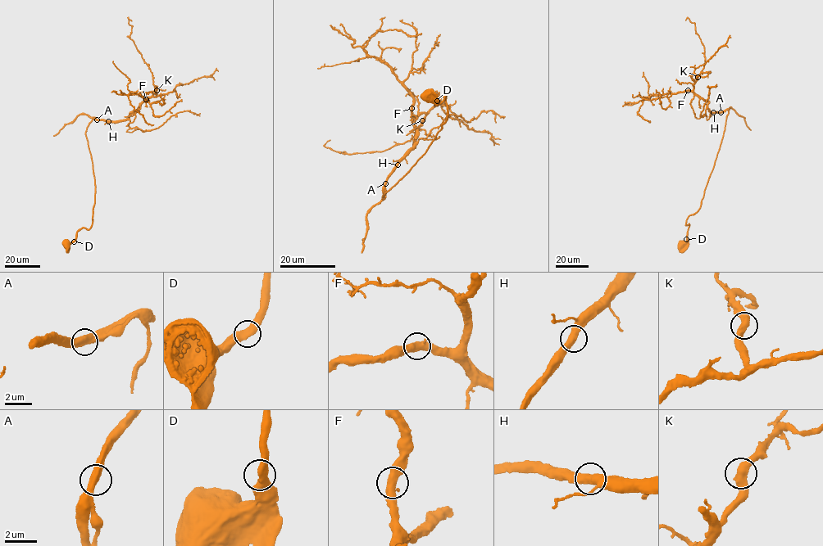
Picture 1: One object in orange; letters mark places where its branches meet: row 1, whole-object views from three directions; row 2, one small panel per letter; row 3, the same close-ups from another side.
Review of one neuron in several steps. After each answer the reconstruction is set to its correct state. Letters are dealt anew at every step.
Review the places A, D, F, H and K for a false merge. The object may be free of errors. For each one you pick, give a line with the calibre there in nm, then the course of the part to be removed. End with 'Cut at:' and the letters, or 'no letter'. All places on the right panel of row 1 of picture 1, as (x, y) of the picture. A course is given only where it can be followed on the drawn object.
Cut at: no letter

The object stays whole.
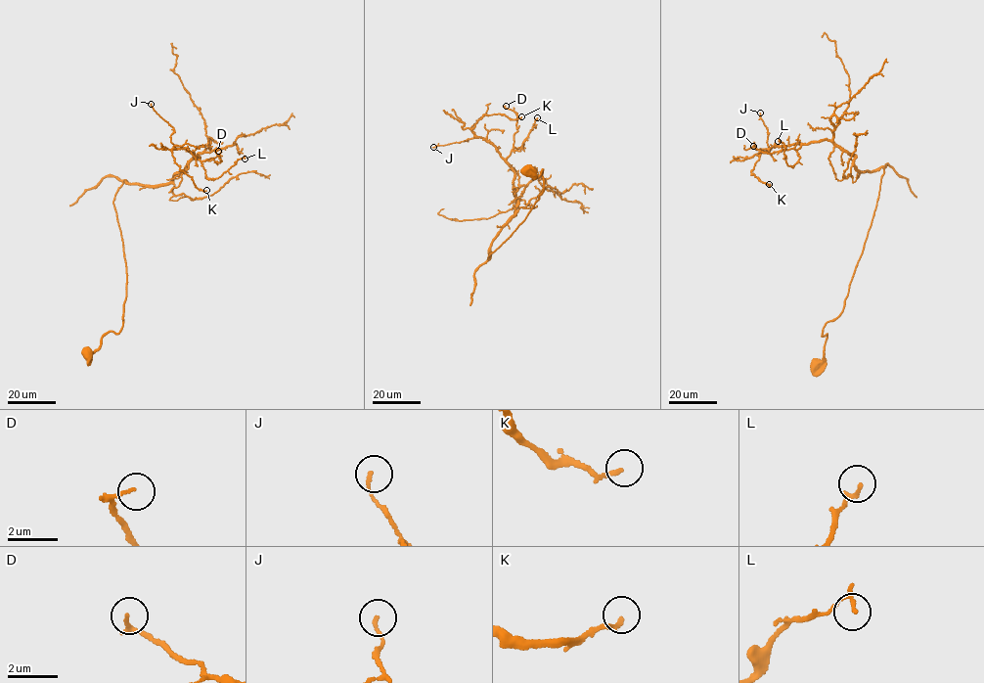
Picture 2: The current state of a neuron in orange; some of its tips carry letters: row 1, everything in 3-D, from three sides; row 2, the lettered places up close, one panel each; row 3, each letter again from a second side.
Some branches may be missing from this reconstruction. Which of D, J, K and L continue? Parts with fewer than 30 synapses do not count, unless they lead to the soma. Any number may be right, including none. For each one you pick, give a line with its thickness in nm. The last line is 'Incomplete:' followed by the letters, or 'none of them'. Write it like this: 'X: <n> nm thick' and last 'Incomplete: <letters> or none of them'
Incomplete: none of them

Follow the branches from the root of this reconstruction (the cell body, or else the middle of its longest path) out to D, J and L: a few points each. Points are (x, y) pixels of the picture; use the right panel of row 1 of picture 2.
D: (816, 364), (823, 327), (843, 309), (884, 171), (859, 171), (827, 140), (770, 154), (753, 146)
J: (816, 364), (823, 327), (843, 309), (884, 171), (859, 171), (827, 140), (769, 149), (760, 113)
L: (816, 364), (884, 171), (859, 171), (822, 139), (788, 166), (778, 141)

